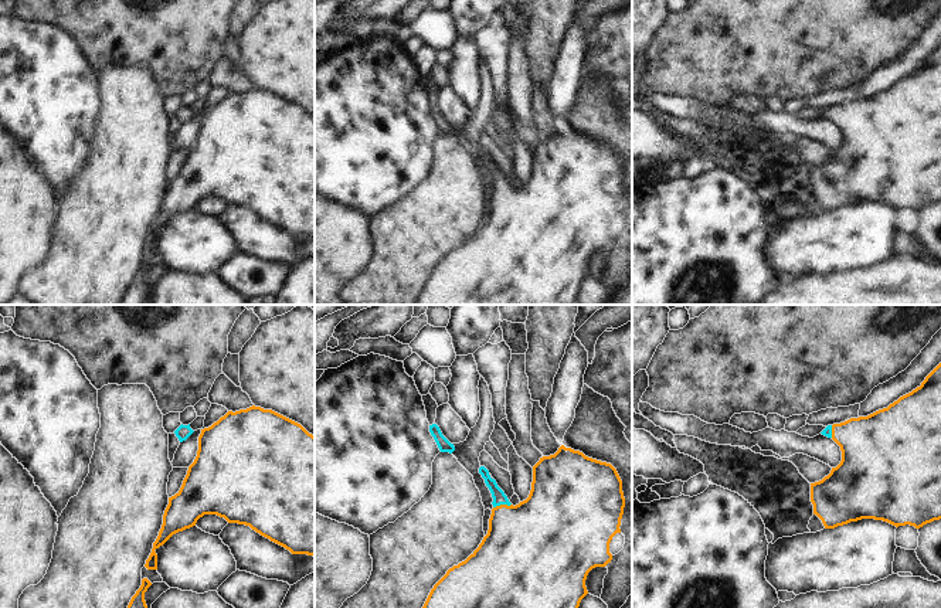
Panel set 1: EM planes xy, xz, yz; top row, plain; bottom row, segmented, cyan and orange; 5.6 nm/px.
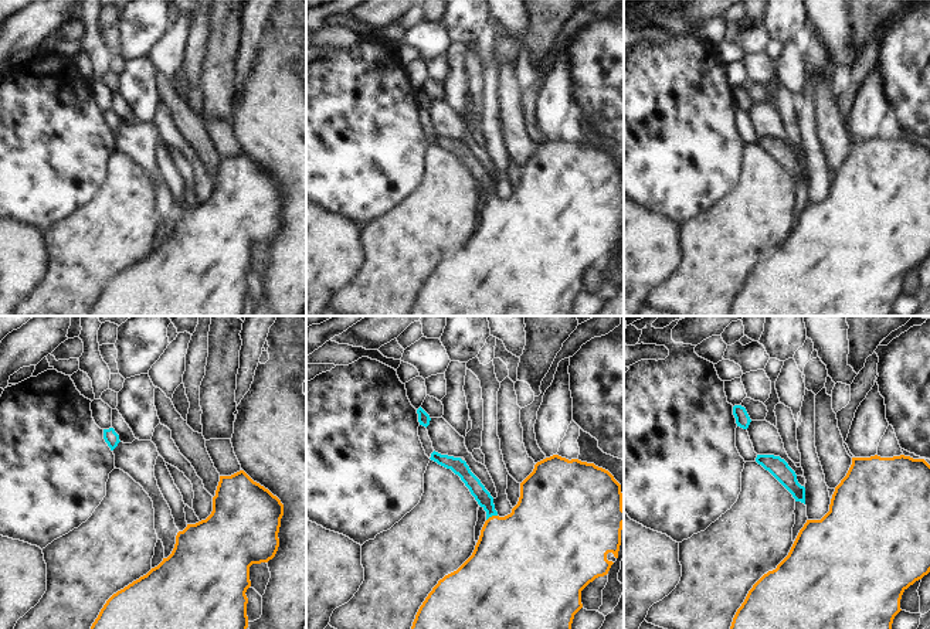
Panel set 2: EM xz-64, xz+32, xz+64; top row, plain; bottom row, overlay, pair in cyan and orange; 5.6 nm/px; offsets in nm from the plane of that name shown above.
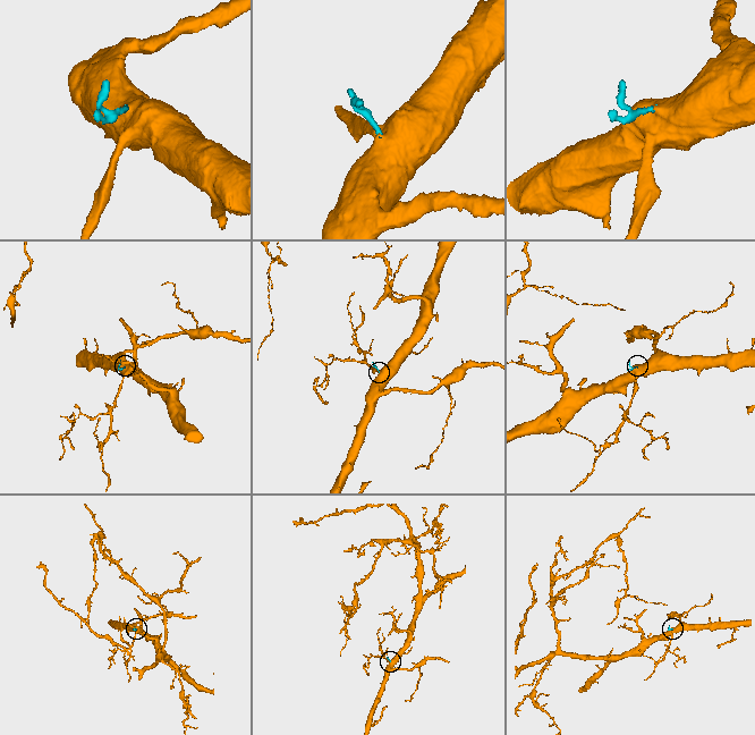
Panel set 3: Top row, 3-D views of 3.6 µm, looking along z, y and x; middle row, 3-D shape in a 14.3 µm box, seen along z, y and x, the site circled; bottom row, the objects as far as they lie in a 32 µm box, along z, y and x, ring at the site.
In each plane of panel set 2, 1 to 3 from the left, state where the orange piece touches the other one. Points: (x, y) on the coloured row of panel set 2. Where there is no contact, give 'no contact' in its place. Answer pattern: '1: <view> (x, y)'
1: no contact
2: xz+32 (491, 516)
3: no contact

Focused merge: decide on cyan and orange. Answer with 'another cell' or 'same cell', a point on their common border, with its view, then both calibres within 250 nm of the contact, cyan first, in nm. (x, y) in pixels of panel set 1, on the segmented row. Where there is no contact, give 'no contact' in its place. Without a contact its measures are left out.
same cell; contact xz (502, 503); calibres 80 and 420 nm

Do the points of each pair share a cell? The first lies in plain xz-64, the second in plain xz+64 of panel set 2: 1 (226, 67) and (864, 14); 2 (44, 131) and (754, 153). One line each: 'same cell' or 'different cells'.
1: same cell
2: different cells

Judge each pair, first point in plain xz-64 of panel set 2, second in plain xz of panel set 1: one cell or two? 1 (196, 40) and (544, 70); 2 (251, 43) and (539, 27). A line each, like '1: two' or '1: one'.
1: two
2: two

